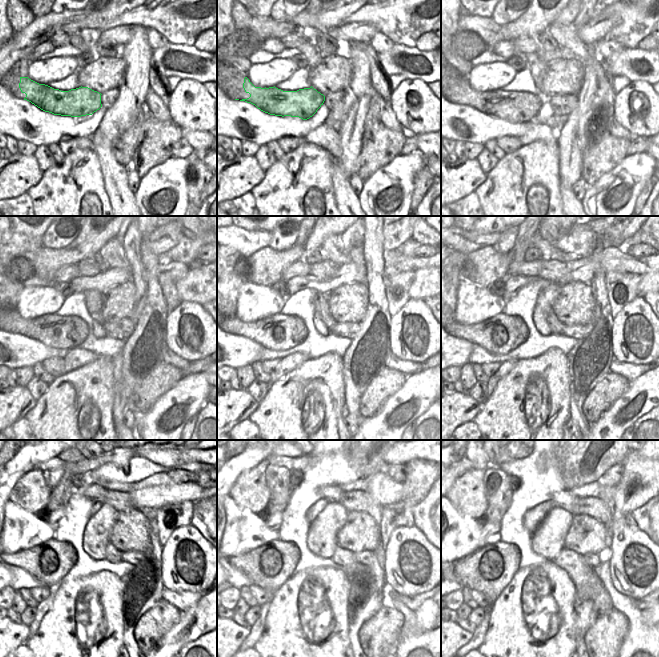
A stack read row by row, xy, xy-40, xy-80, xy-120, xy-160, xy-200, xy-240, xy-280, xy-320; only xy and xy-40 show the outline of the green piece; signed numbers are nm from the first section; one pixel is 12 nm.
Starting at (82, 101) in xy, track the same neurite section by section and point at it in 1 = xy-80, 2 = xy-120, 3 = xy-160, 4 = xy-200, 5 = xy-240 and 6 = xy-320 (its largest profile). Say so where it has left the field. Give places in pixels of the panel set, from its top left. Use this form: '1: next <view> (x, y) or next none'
1: next xy-80 (515, 107)
2: next xy-120 (62, 332)
3: next xy-160 (277, 332)
4: next xy-200 (500, 334)
5: next xy-240 (49, 562)
6: next xy-320 (490, 569)

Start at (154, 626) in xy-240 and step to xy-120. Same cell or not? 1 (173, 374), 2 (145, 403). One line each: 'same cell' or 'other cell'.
1: same cell
2: same cell

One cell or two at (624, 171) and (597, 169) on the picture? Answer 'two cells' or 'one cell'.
two cells

